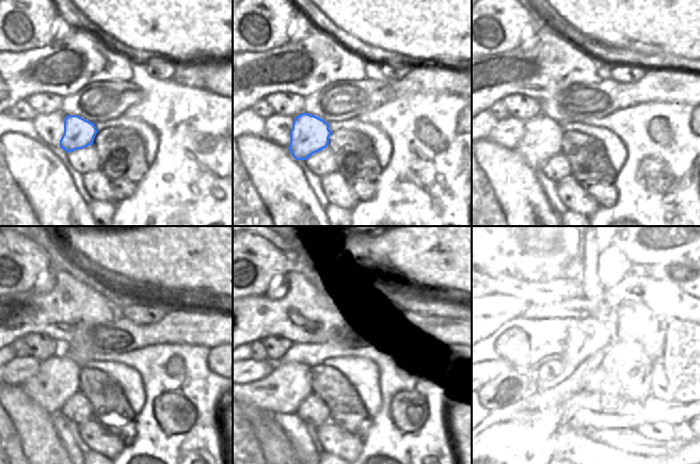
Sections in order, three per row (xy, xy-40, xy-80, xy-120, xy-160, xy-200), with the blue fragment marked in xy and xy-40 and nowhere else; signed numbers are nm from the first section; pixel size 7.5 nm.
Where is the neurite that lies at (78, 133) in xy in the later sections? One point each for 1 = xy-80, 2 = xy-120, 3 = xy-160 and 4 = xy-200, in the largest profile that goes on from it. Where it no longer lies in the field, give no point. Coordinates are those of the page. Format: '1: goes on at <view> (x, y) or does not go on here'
1: goes on at xy-80 (543, 140)
2: goes on at xy-120 (63, 380)
3: goes on at xy-160 (287, 397)
4: goes on at xy-200 (526, 398)

